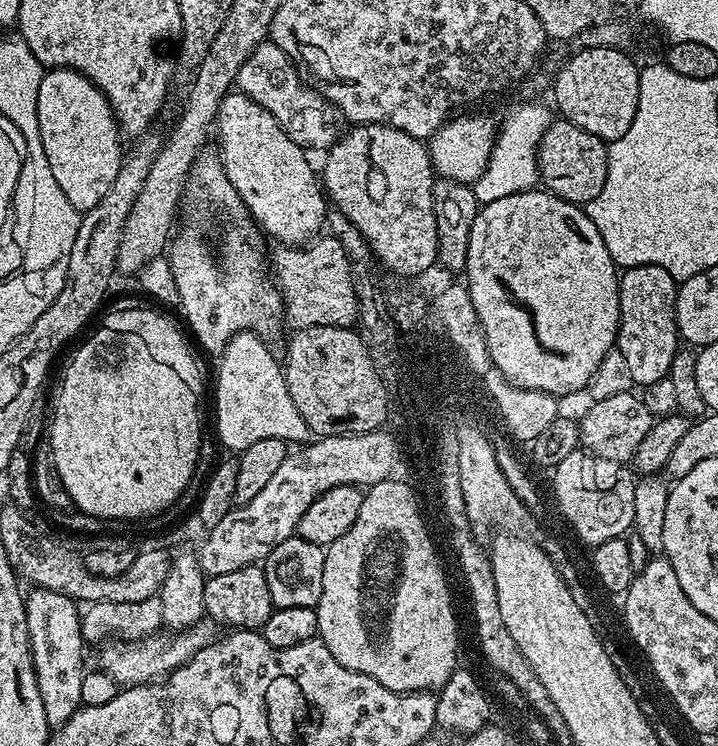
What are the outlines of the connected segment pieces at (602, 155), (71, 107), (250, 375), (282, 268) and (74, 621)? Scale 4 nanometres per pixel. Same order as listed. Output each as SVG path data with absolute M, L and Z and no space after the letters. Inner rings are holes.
M563 118L553 119L536 150L536 164L540 168L539 183L547 191L561 196L566 202L586 206L606 186L608 144L594 134L586 134L582 126L574 126Z
M72 68L47 69L38 86L38 134L42 138L46 162L50 162L50 174L54 174L54 182L62 186L62 194L70 198L70 206L82 214L98 206L106 190L110 190L114 178L118 178L120 162L126 155L126 148L120 145L120 125L116 123L108 97L102 94L102 90L98 90L98 86L94 86L89 76Z
M239 332L221 352L214 390L217 441L241 452L265 438L278 438L287 444L309 443L312 433L288 390L285 371L255 332Z
M324 235L313 239L307 246L280 246L277 252L275 249L271 253L274 280L284 298L284 319L292 330L308 327L352 328L357 323L351 262L336 237Z
M33 587L31 591L24 598L26 630L30 634L34 674L38 678L38 694L42 694L42 706L46 709L46 722L49 729L55 730L62 727L83 705L86 641L80 629L77 601L45 588Z

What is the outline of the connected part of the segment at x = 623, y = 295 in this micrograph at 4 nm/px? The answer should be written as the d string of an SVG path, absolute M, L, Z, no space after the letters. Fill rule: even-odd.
M634 266L619 273L620 325L615 347L628 363L633 385L647 386L667 377L678 351L676 290L678 282L662 266Z

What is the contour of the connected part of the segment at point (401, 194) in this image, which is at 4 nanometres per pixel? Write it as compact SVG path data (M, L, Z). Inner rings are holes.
M357 124L349 127L327 149L326 156L328 161L324 164L324 172L322 168L322 187L334 208L361 231L362 238L387 271L399 278L423 277L437 263L440 254L432 193L434 169L427 143L389 124Z

